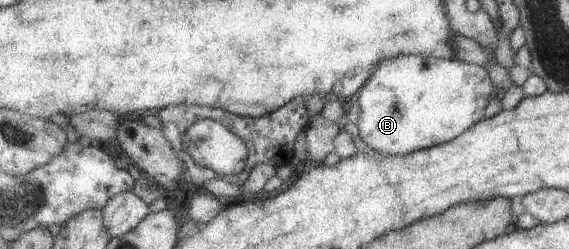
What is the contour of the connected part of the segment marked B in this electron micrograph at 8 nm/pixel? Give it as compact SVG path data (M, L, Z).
M419 54L391 57L378 65L369 83L360 91L359 135L373 150L392 156L407 155L447 143L485 117L485 107L494 89L487 69L455 57L443 59L422 57Z

